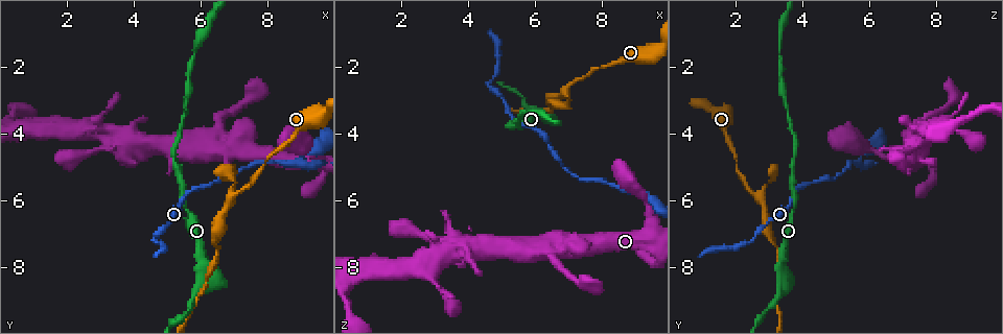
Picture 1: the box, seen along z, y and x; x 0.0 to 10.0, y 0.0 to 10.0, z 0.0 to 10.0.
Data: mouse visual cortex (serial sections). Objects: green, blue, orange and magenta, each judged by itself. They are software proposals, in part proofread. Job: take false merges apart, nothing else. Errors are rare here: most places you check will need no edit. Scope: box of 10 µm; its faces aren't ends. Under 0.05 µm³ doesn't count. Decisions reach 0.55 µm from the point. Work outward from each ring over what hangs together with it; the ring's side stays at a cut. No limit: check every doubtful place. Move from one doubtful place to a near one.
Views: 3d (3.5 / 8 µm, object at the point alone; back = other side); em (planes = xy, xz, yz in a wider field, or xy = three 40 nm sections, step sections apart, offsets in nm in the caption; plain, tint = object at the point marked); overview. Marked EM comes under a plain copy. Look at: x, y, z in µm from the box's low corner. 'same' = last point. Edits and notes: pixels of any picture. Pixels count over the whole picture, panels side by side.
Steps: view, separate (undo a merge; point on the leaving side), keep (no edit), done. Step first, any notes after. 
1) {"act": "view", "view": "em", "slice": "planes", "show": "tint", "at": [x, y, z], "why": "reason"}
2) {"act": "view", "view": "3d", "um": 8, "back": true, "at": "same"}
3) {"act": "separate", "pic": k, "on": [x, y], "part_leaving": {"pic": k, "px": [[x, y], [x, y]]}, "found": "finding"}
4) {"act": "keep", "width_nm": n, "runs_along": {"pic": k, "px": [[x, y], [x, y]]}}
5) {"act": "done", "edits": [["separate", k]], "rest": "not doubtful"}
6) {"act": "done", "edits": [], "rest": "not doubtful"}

{"act": "view", "view": "3d", "um": 3.5, "at": [6.90, 5.90, 2.65], "why": "abrupt turn"}

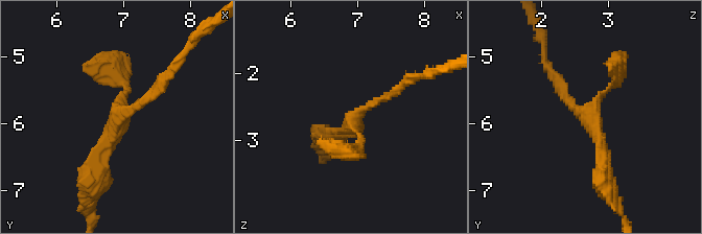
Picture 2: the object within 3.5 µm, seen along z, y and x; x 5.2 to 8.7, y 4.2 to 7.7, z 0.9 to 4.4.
{"act": "view", "view": "em", "slice": "planes", "show": "tint", "at": [6.90, 5.85, 2.70], "arms": 3, "arm_widths_nm": [150, 150, 250]}

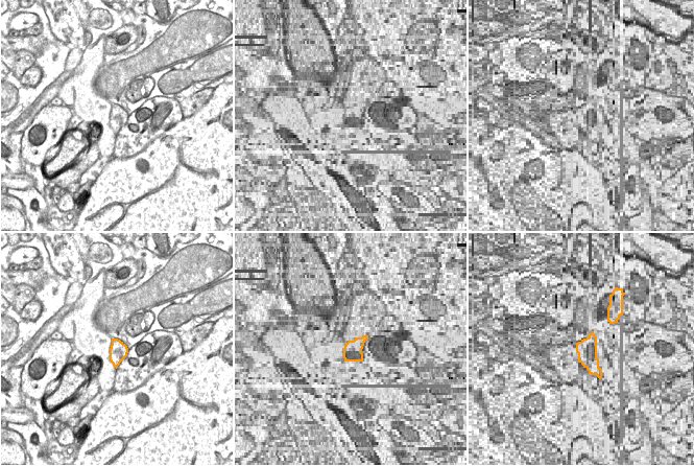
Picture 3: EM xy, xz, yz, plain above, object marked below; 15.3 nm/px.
{"act": "keep", "runs_along": {"pic": 2, "px": [[167, 76], [119, 112], [93, 177]]}, "found": "one cell here"}

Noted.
{"act": "view", "view": "3d", "um": 3.5, "at": [6.00, 7.90, 3.35], "why": "a fork"}

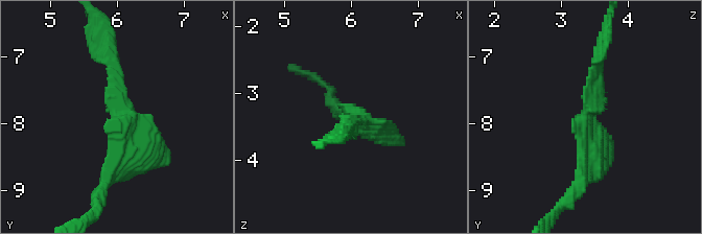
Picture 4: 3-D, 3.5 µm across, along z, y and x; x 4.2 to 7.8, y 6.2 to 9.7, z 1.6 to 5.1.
{"act": "view", "view": "em", "slice": "xy", "step": 2, "show": "tint", "at": [6.00, 7.95, 3.35]}

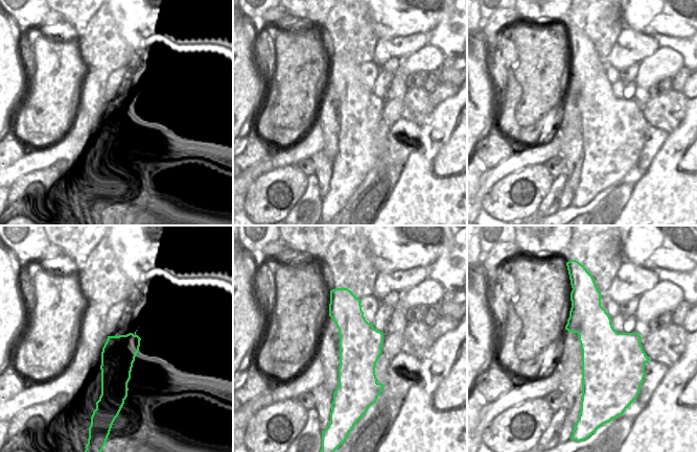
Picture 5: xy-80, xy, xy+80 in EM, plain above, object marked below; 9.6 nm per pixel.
{"act": "keep", "runs_along": {"pic": 4, "px": [[109, 52], [118, 119], [166, 161]]}, "found": "all the same cell"}

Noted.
{"act": "view", "view": "3d", "um": 3.5, "at": [9.05, 4.90, 5.70], "why": "calibre changes"}

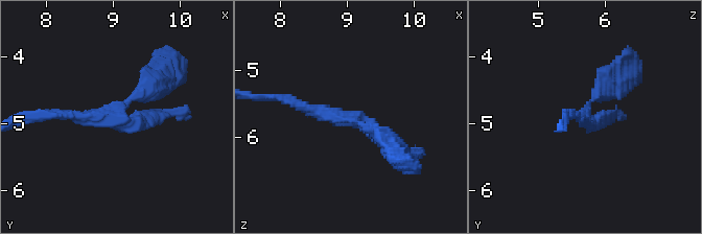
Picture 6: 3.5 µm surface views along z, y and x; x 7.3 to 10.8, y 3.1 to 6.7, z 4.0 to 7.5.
{"act": "view", "view": "em", "slice": "planes", "show": "tint", "at": [9.05, 4.85, 5.75], "why": "need the tissue"}

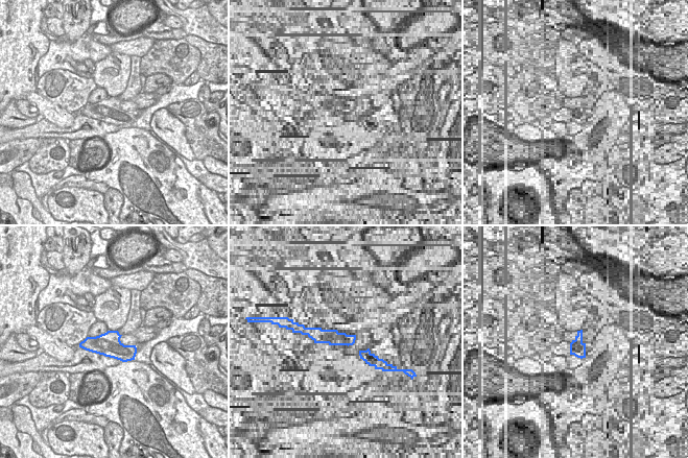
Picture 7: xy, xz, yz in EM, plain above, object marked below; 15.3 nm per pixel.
{"act": "keep", "found": "continuous, no second cell"}

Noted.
{"act": "done", "edits": [], "rest": "not doubtful"}

